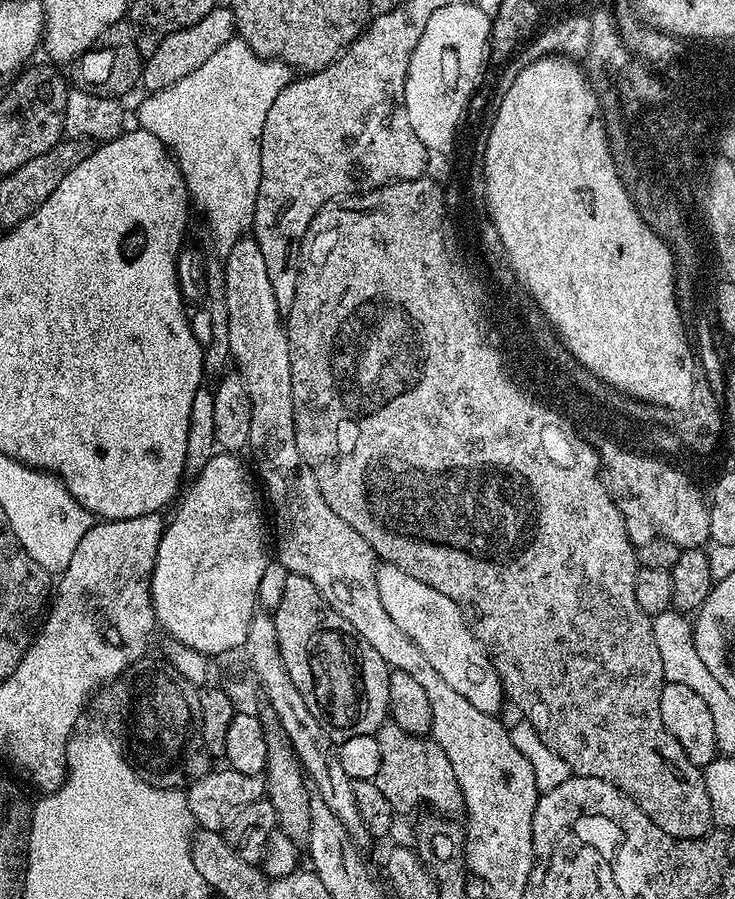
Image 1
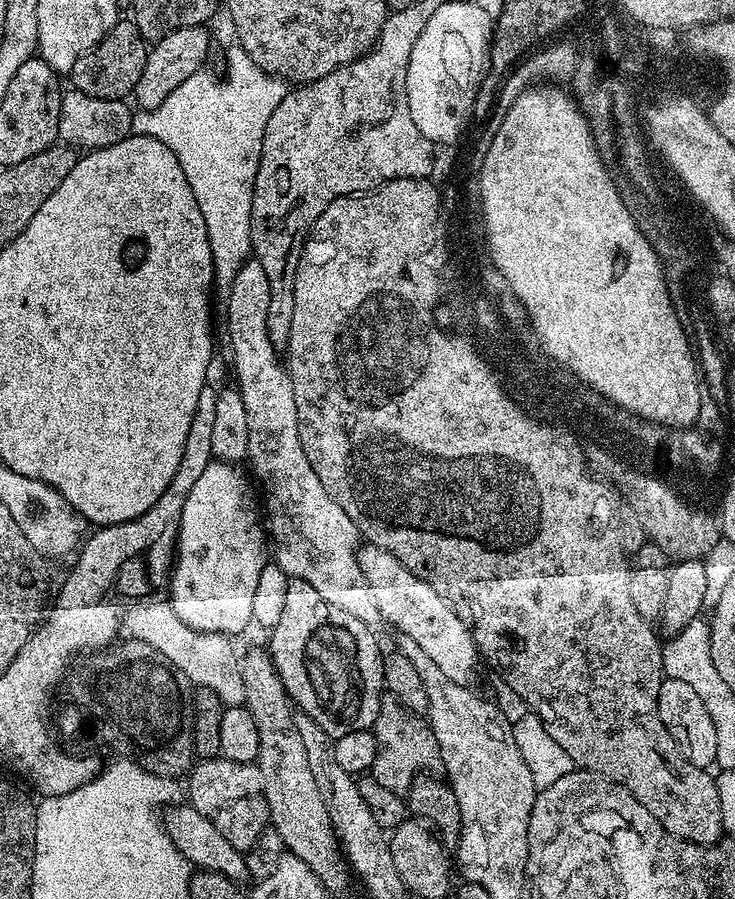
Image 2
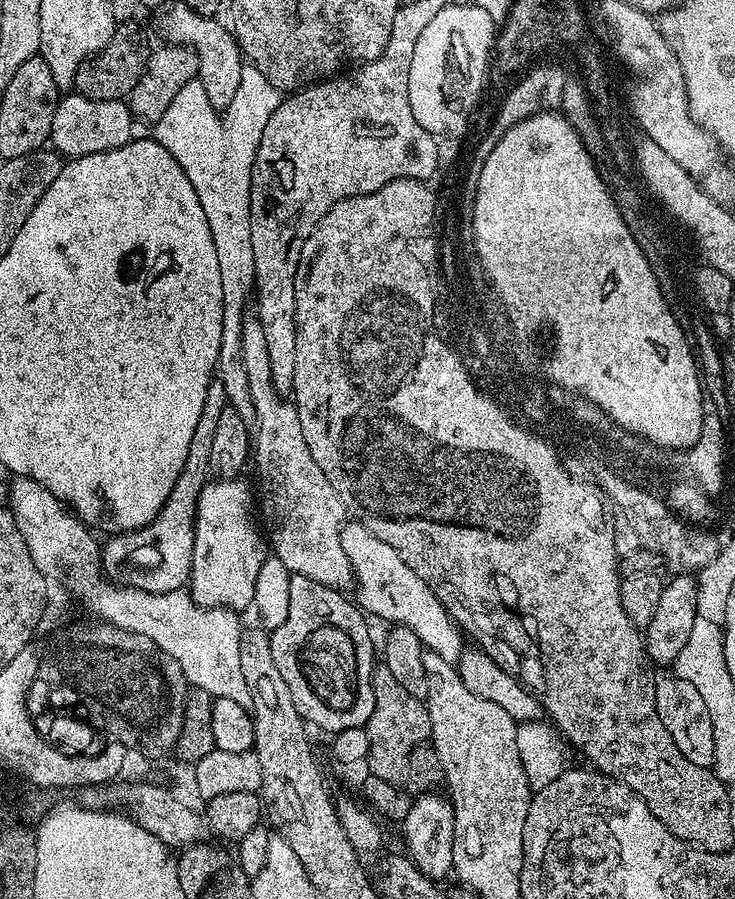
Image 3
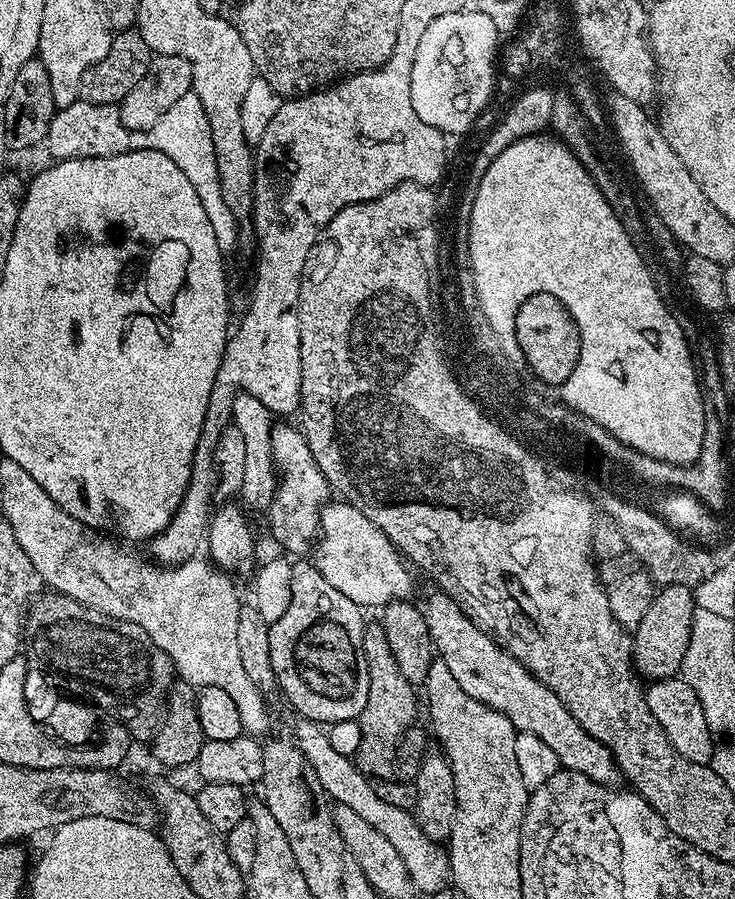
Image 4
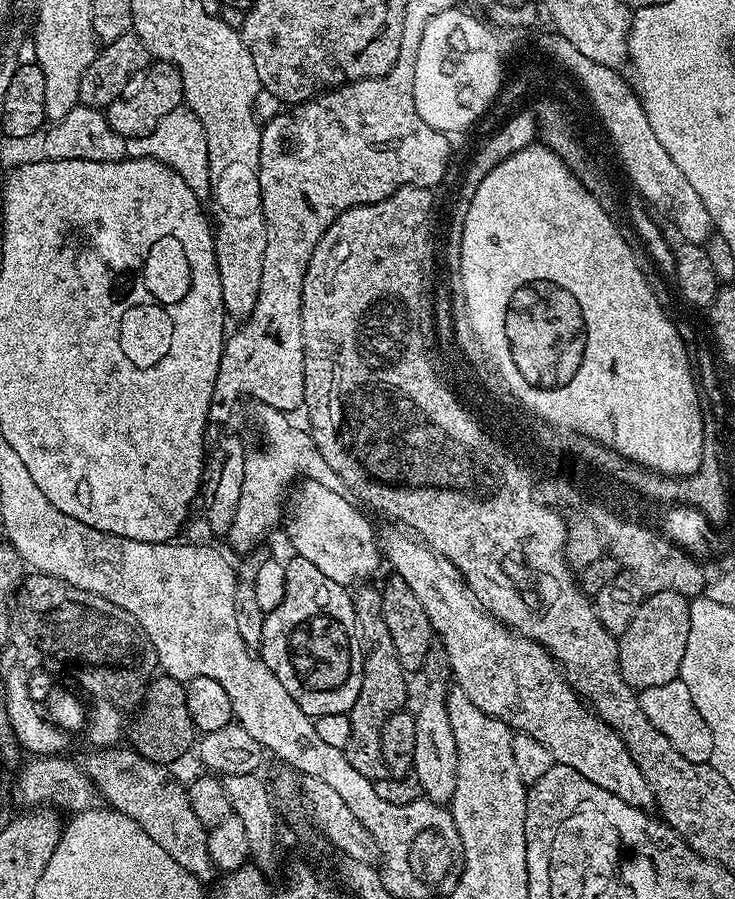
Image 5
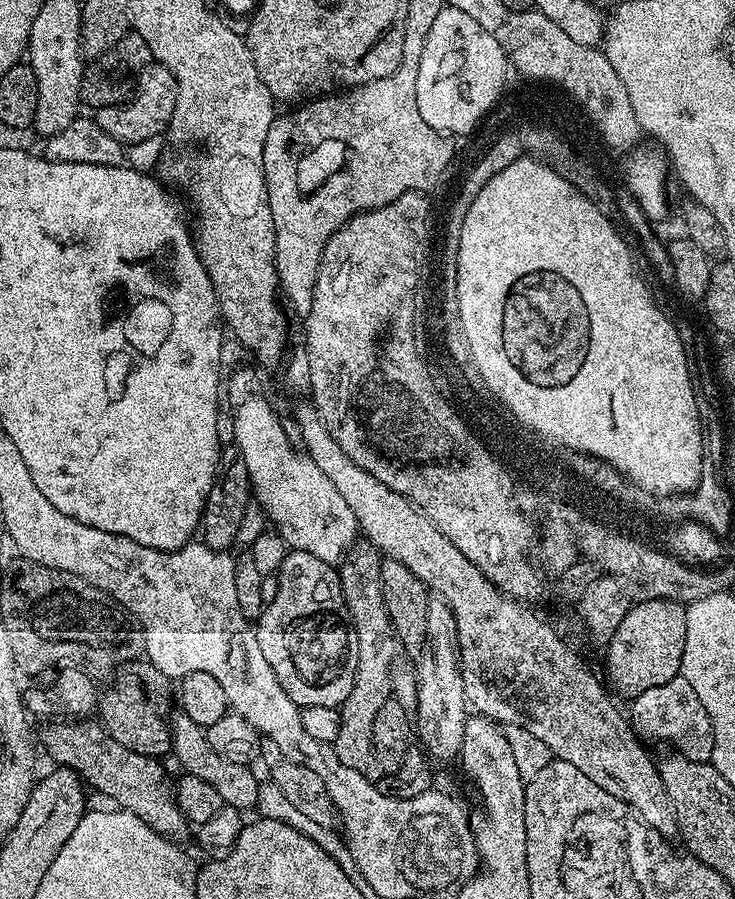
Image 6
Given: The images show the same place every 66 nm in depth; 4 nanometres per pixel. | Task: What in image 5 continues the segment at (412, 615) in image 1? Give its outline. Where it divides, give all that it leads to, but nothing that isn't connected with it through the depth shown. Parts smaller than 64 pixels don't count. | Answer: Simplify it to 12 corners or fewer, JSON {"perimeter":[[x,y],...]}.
{"perimeter":[[305,479],[291,551],[359,585],[382,565],[377,529],[343,491]]}

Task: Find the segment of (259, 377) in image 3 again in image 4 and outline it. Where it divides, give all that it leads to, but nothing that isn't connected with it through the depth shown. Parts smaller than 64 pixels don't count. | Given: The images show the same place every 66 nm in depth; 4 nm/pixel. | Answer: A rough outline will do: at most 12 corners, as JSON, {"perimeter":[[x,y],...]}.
{"perimeter":[[277,423],[278,479],[266,519],[285,553],[300,558],[329,503],[303,431]]}

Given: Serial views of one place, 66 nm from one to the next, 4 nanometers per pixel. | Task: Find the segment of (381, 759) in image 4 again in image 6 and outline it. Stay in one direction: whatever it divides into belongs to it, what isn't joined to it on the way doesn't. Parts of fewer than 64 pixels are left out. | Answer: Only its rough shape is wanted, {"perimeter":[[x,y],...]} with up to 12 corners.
{"perimeter":[[348,549],[340,585],[358,638],[354,686],[340,705],[338,758],[367,780],[374,718],[392,696],[398,641],[382,554]]}

